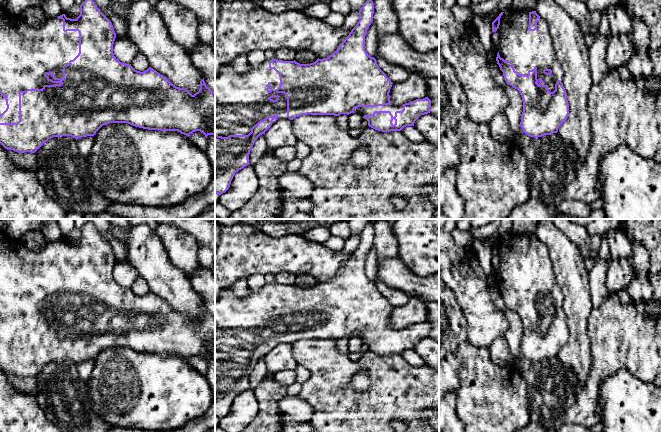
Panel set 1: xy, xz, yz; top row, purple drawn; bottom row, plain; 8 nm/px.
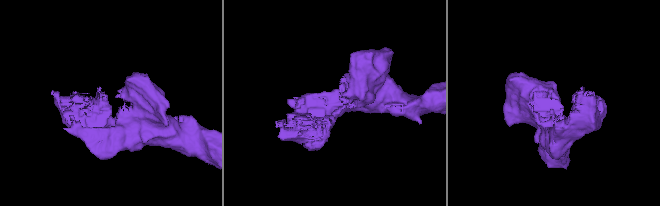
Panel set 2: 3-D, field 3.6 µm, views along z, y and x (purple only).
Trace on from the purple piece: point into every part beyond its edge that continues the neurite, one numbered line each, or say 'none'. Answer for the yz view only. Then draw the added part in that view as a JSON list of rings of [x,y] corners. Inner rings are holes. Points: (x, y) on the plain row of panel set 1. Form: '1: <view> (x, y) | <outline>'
1: yz (526, 273) | [[[506,233],[500,242],[500,249],[496,256],[491,257],[495,282],[499,278],[505,285],[511,285],[515,295],[528,299],[529,294],[537,291],[538,308],[547,309],[550,316],[555,314],[558,304],[563,306],[564,295],[556,279],[553,263],[548,248],[543,243],[537,244],[537,253],[530,255],[529,236],[518,236]]]

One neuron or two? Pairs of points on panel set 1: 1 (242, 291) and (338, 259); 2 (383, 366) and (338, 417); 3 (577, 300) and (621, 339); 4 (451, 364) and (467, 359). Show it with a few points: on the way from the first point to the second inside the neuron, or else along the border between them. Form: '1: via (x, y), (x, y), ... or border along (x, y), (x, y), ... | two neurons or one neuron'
1: border along (246, 278), (240, 278), (231, 287) | two neurons
2: via (383, 382), (383, 386), (354, 415) | one neuron
3: border along (593, 307), (587, 324), (588, 335) | two neurons
4: border along (456, 350), (459, 365), (459, 385) | two neurons

